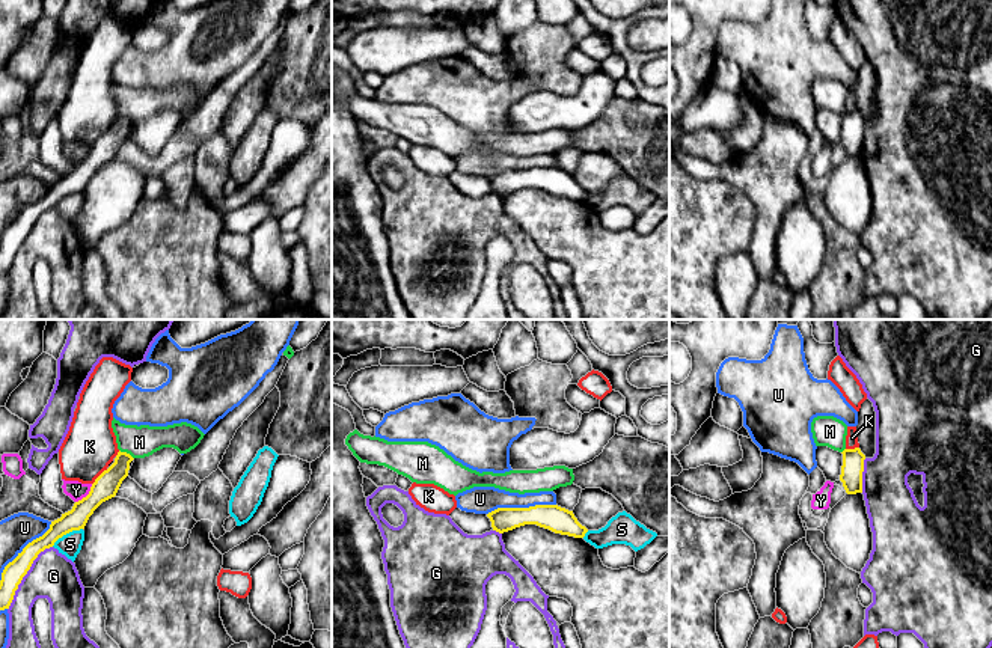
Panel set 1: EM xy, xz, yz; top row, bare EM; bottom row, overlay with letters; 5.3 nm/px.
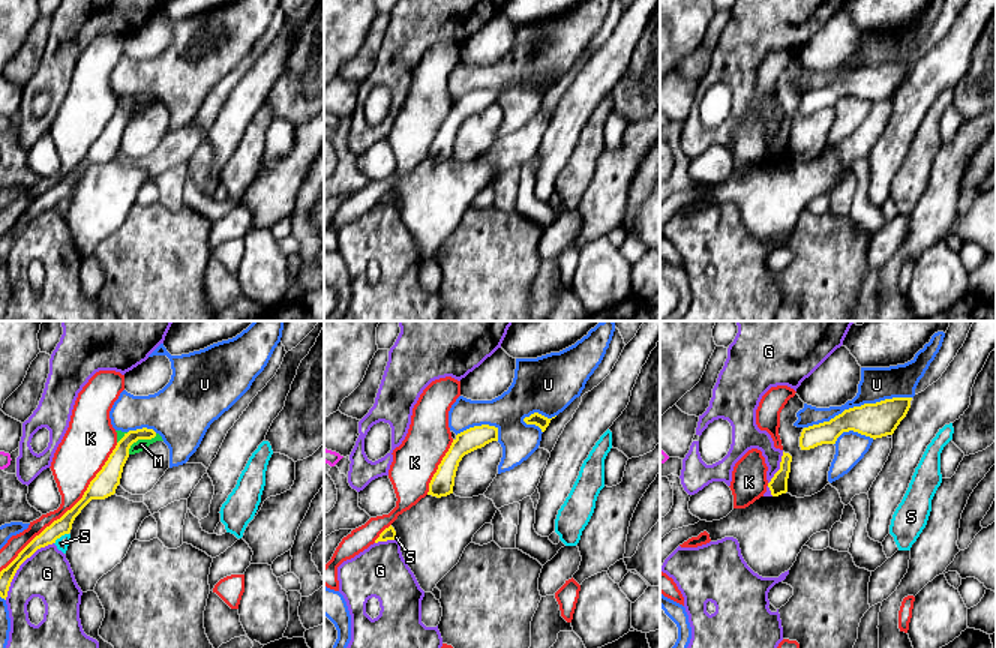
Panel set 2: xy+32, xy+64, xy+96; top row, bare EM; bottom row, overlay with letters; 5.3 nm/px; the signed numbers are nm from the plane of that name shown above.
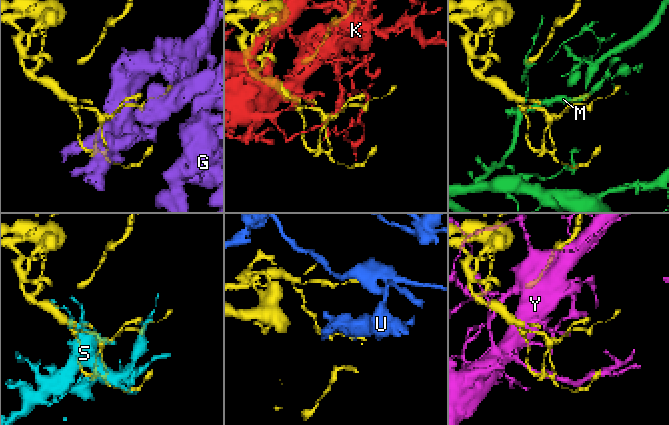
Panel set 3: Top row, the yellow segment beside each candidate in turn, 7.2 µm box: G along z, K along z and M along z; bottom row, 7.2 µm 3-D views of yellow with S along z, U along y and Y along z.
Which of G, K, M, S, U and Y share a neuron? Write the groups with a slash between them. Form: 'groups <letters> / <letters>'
groups G / K / M / S / U / Y

